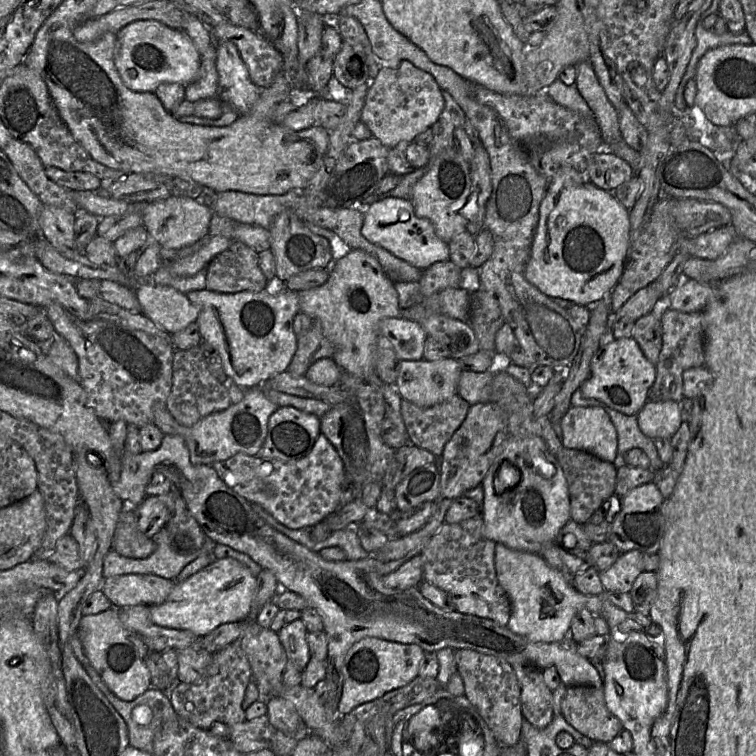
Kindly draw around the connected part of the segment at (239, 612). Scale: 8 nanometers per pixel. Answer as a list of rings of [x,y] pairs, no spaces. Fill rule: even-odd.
[[[215,559],[185,580],[174,582],[167,599],[150,606],[150,618],[158,626],[189,630],[206,636],[225,623],[244,621],[252,612],[257,577],[235,559]]]

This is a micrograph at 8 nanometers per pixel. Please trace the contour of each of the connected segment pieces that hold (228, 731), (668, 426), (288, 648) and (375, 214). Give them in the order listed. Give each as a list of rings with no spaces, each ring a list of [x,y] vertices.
[[[266,715],[254,720],[246,719],[231,727],[216,722],[206,730],[214,735],[229,739],[233,746],[241,752],[269,749],[271,737],[278,731],[271,725]]]
[[[648,400],[637,414],[638,425],[648,438],[672,438],[682,423],[679,402]]]
[[[299,618],[287,624],[277,635],[290,663],[302,672],[311,659],[307,630],[302,620]]]
[[[388,197],[367,206],[361,233],[369,242],[421,270],[433,263],[449,260],[449,243],[437,236],[430,220],[415,214],[413,202],[409,199]]]

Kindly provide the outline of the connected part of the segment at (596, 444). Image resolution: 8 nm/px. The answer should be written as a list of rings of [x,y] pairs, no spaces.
[[[571,406],[560,419],[562,445],[614,463],[617,432],[609,415],[600,407]]]

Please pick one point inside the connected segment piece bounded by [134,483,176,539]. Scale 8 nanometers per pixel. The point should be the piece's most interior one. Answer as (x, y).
(153, 512)

